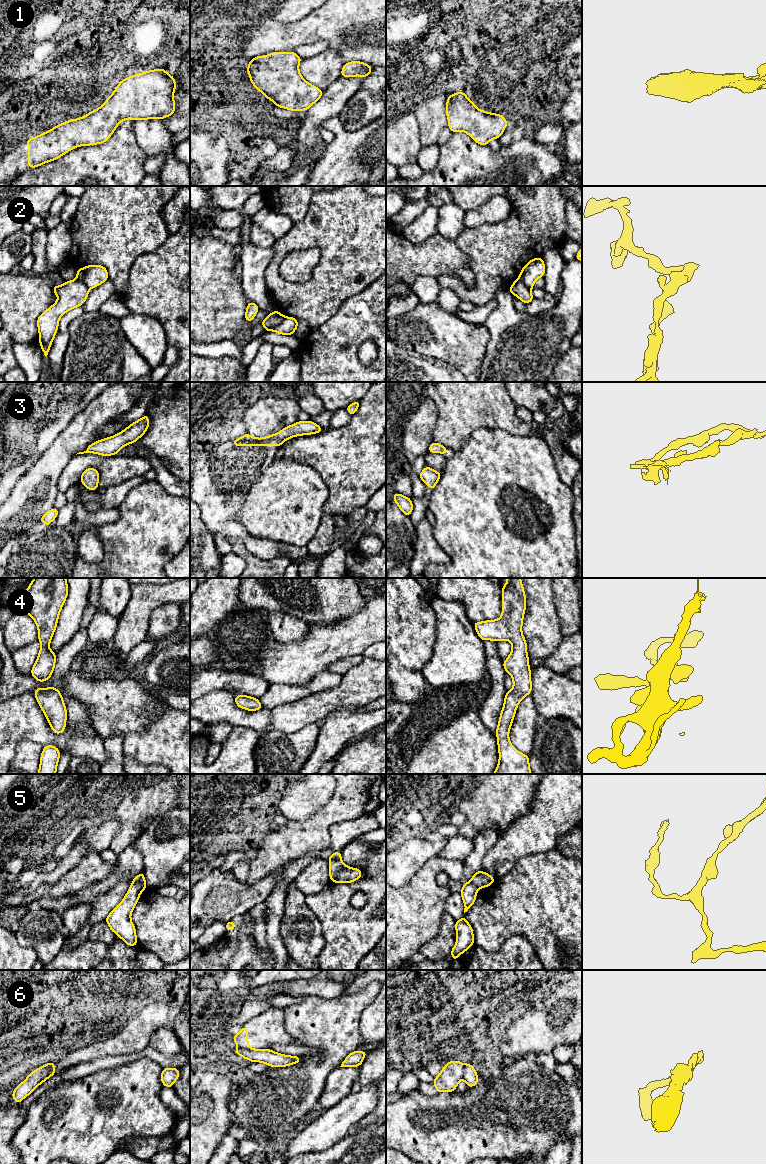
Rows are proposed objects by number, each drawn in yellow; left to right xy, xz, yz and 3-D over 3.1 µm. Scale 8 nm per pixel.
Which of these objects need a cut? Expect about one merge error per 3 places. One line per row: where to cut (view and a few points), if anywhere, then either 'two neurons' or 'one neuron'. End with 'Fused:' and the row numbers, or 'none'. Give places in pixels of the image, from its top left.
1: no cut; one neuron
2: cut in xz along (285, 317), (272, 330); two neurons
3: no cut; one neuron
4: no cut; one neuron
5: cut in xy along (132, 881), (145, 885); two neurons
6: cut in yz along (464, 1064), (462, 1078); two neurons
Fused: 2, 5, 6

